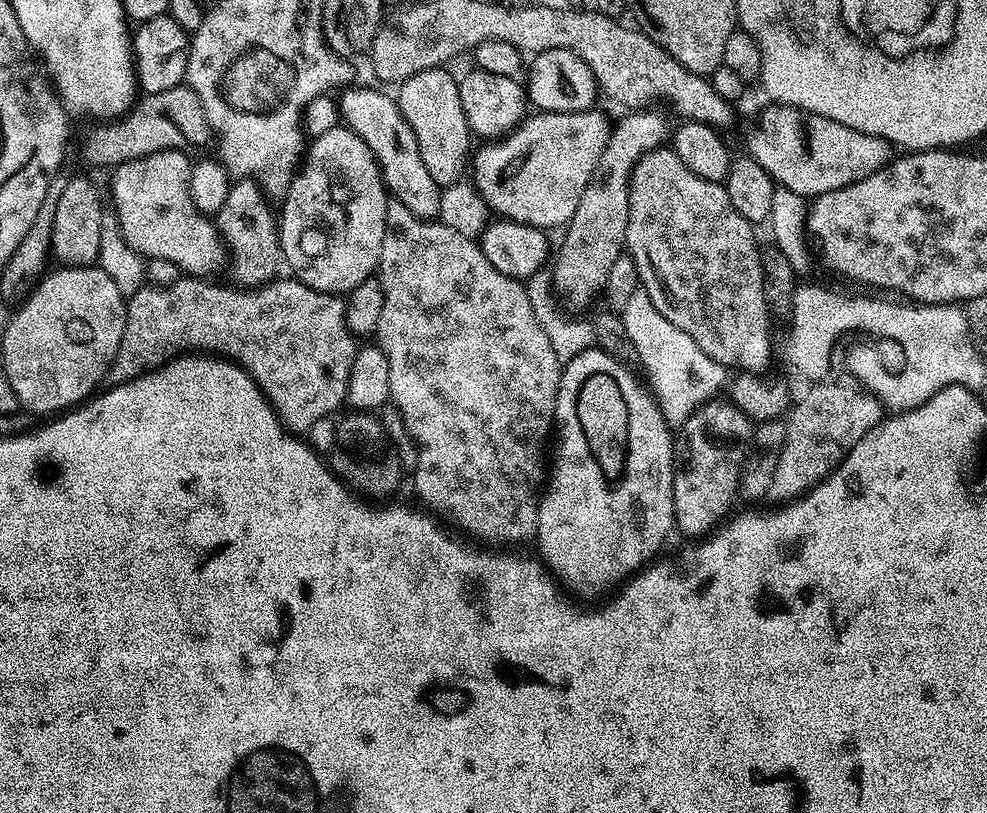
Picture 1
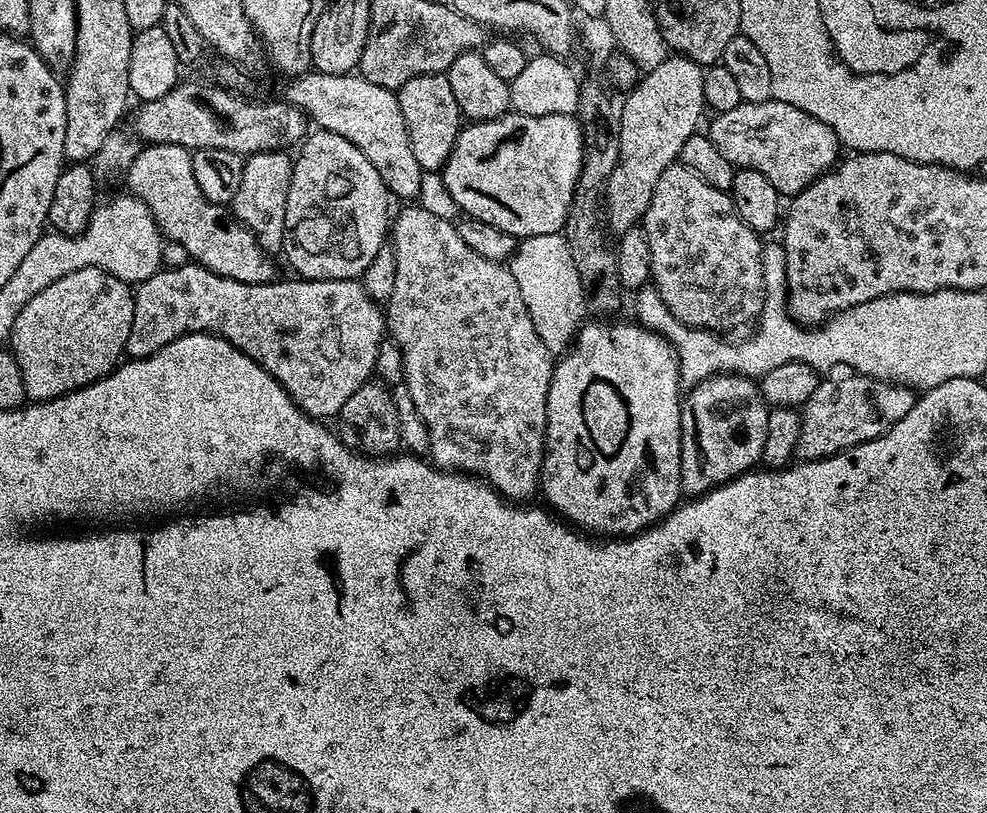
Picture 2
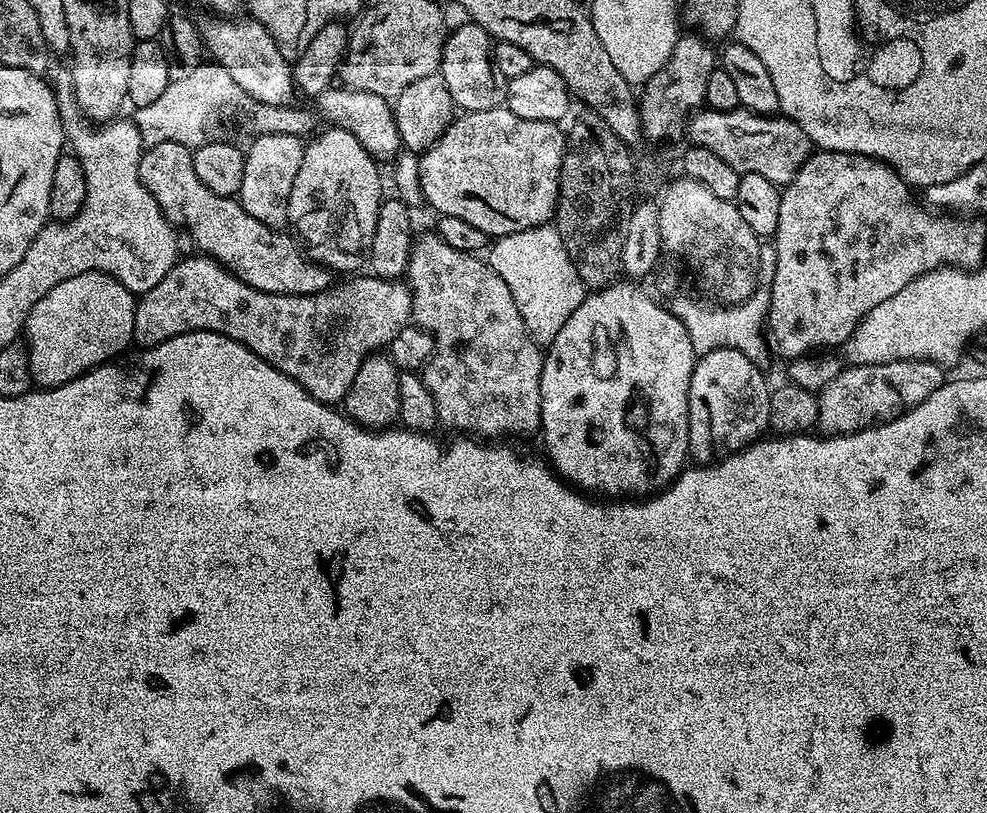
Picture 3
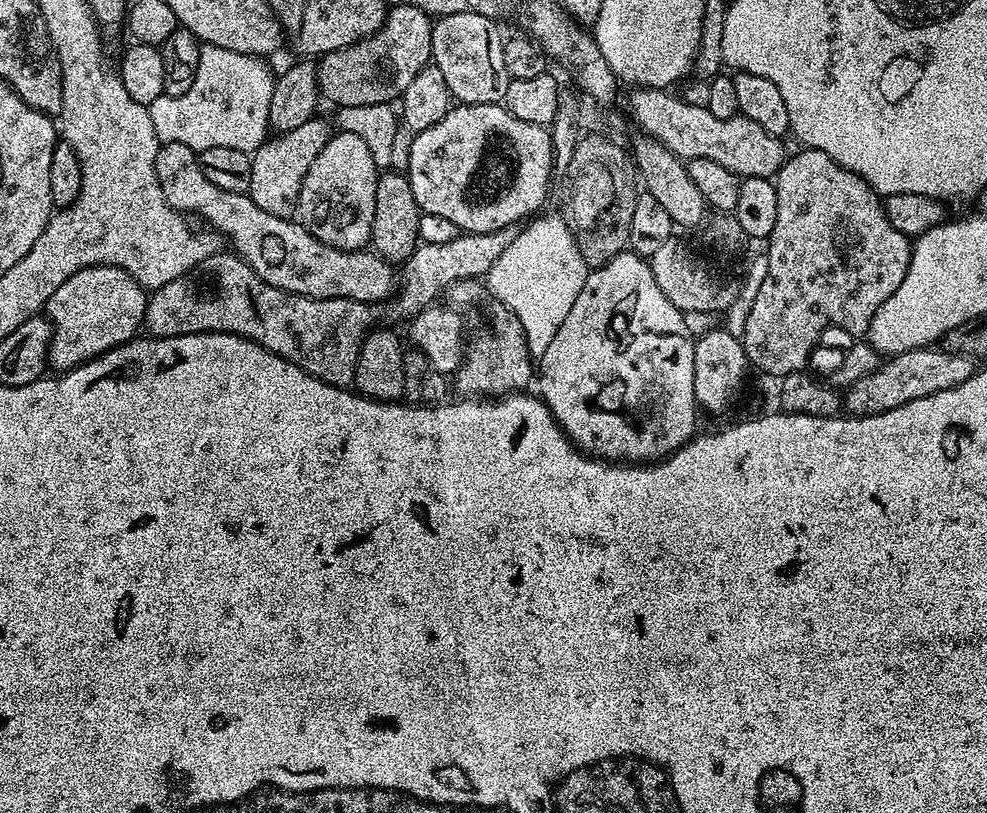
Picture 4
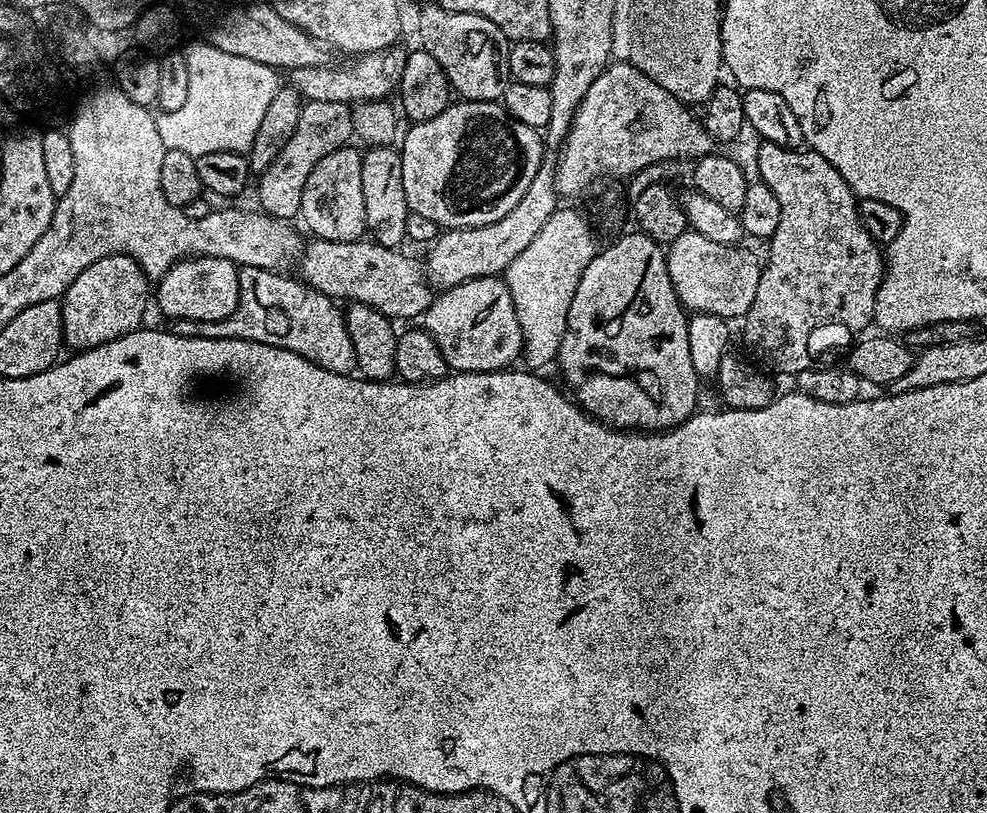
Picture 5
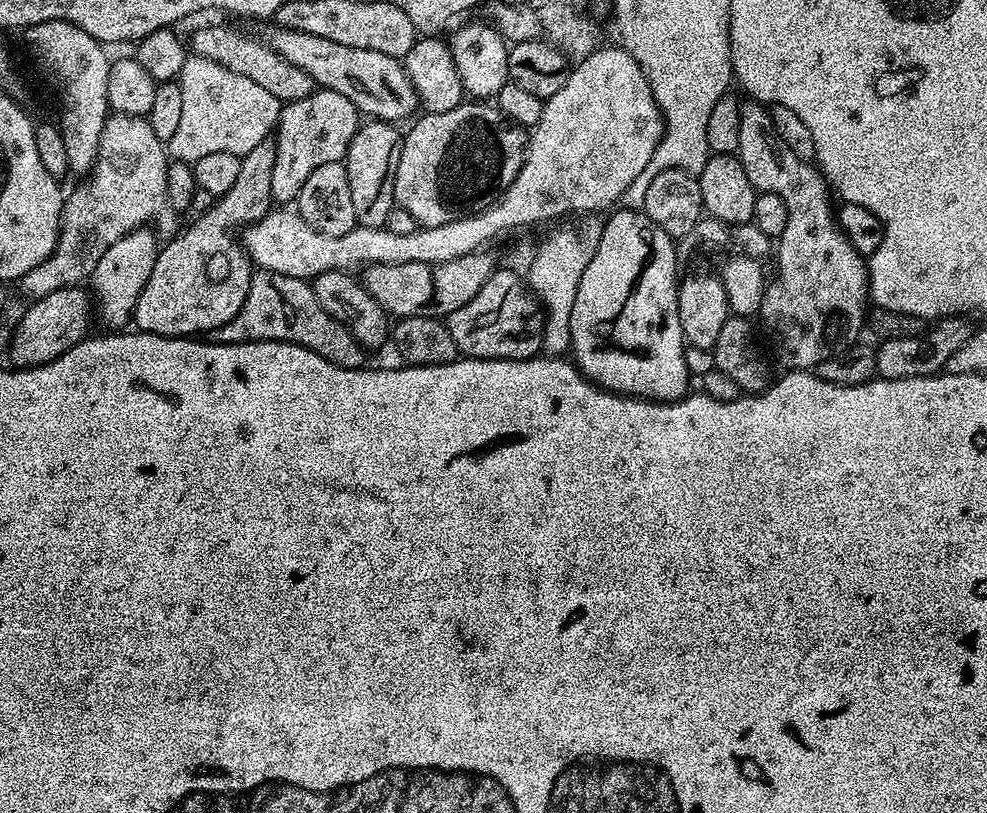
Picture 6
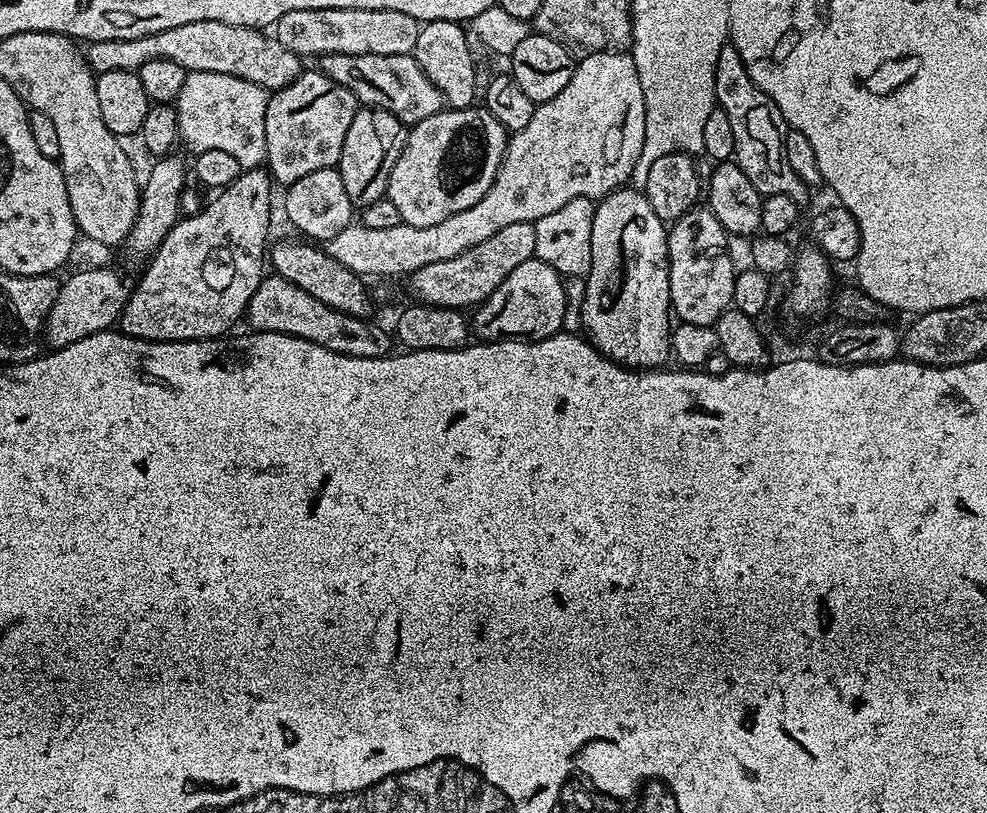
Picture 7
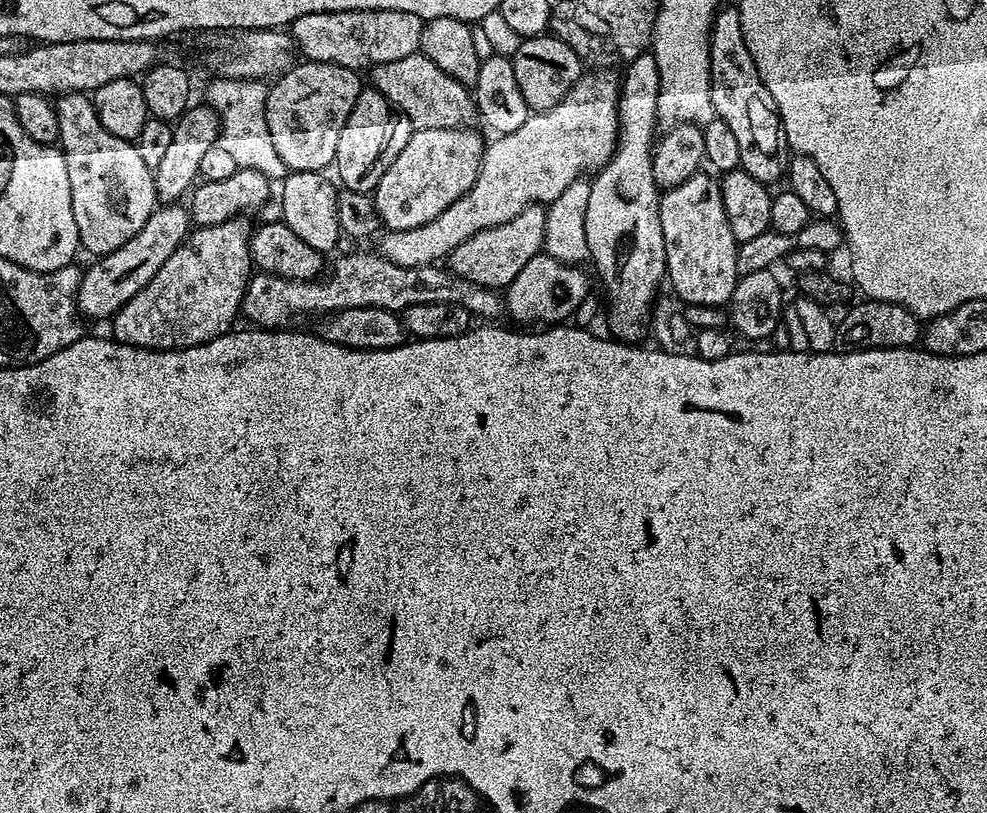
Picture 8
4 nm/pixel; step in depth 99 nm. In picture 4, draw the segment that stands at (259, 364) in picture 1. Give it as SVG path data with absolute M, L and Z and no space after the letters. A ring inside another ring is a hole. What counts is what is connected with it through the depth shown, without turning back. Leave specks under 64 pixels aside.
M510 227L497 232L461 234L454 238L454 242L442 242L442 246L417 243L410 258L403 260L398 272L398 292L404 295L400 300L400 308L405 312L405 317L417 316L422 309L437 303L440 296L458 280L480 280L487 277L490 266L498 262L502 250L514 242L516 234L517 229ZM231 250L215 252L202 265L214 279L220 280L213 292L199 292L192 278L166 282L166 286L155 289L148 297L144 311L143 331L152 338L174 338L186 334L203 332L225 332L231 336L243 336L253 340L258 346L278 354L284 360L294 362L314 378L339 388L348 388L356 379L356 363L364 337L377 323L377 309L370 304L363 304L350 298L330 298L329 300L311 300L293 292L283 292L258 278L245 260L241 260Z

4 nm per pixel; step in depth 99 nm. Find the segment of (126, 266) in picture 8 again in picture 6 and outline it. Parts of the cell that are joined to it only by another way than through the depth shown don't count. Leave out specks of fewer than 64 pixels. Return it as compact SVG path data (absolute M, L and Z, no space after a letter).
M73 286L54 290L54 294L46 294L41 300L31 301L24 309L24 317L18 322L18 326L12 335L12 341L8 343L6 353L7 359L13 360L11 363L16 368L37 368L43 364L54 362L66 350L73 348L79 340L85 339L89 335L92 320L94 324L94 300L87 291L83 292L83 287Z

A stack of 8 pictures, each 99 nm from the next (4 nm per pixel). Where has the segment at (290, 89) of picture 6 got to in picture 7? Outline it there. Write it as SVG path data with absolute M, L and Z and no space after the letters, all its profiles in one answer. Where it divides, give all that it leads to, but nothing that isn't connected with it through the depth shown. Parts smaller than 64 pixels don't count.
M217 20L186 22L186 26L170 26L170 30L146 34L142 38L93 40L87 45L86 55L88 64L97 74L110 70L139 73L142 62L150 62L152 58L170 58L170 62L178 62L178 66L188 72L230 74L234 78L254 82L254 86L267 88L269 93L290 86L302 71L301 57L286 50L275 34Z

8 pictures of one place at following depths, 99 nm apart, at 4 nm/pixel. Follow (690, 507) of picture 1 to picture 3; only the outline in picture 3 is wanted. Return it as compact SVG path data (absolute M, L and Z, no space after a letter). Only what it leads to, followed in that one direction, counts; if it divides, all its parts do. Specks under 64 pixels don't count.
M736 349L710 350L692 364L688 395L688 455L697 465L710 464L717 458L740 452L769 431L772 393L760 367L757 361L746 358L746 354Z

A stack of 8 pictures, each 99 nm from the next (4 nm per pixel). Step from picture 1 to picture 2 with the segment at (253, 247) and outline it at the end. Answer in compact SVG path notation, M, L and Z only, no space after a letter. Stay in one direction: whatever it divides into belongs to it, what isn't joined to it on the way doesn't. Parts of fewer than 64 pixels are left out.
M287 151L255 152L247 157L242 170L242 182L238 182L238 194L234 194L230 212L244 227L256 236L260 249L276 254L284 247L284 223L286 222L286 198L292 177L293 157Z

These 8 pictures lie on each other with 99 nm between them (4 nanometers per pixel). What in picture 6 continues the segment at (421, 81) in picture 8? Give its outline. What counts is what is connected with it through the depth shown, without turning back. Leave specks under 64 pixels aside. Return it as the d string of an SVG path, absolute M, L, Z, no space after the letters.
M277 27L266 42L282 58L306 70L306 74L320 88L329 88L354 102L356 111L368 118L401 122L412 111L417 111L416 91L406 74L403 63L390 54L378 54L378 50L362 50L362 46L342 46L342 42L330 42L330 38L318 38L318 34L295 32Z

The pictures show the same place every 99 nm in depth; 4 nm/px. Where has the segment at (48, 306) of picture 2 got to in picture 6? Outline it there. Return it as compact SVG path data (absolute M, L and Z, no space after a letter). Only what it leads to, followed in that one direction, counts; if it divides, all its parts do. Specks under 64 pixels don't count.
M145 226L118 238L98 258L90 277L91 295L94 297L94 308L98 313L98 320L109 324L109 329L120 330L125 327L124 323L132 320L132 311L138 302L138 294L142 294L142 286L150 279L150 270L154 270L158 243L157 233L151 227Z

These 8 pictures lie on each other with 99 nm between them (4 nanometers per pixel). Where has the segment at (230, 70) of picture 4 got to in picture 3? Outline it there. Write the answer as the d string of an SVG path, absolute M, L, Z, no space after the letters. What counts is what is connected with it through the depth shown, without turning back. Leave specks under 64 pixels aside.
M202 62L183 76L169 79L166 91L155 102L150 102L150 106L136 108L134 123L147 147L158 146L158 142L178 142L195 150L211 140L221 139L220 127L224 120L232 120L253 108L252 124L257 133L281 132L301 138L311 137L321 127L321 117L313 109L312 113L308 108L296 107L275 108L269 104L256 104L254 107L253 100L244 93L242 86L238 86L238 82L234 82L234 78L230 78L230 73L221 64Z

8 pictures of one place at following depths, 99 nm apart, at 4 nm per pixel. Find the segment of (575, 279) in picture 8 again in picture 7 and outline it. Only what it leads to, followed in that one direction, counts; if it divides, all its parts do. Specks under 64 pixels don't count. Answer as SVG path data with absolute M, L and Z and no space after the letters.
M530 259L517 266L502 286L490 294L471 313L470 332L477 341L514 340L527 338L529 341L545 340L561 331L568 299L564 285L565 277L556 272L553 266L538 259Z

